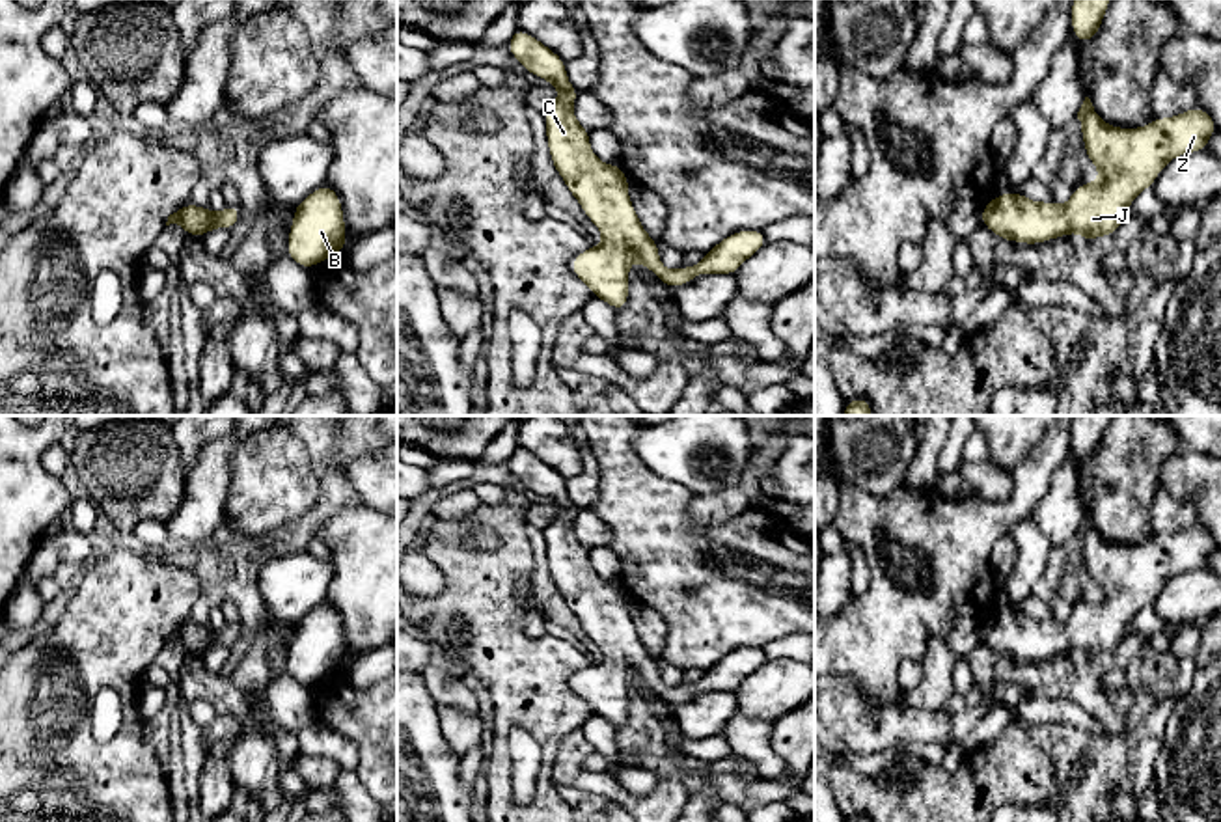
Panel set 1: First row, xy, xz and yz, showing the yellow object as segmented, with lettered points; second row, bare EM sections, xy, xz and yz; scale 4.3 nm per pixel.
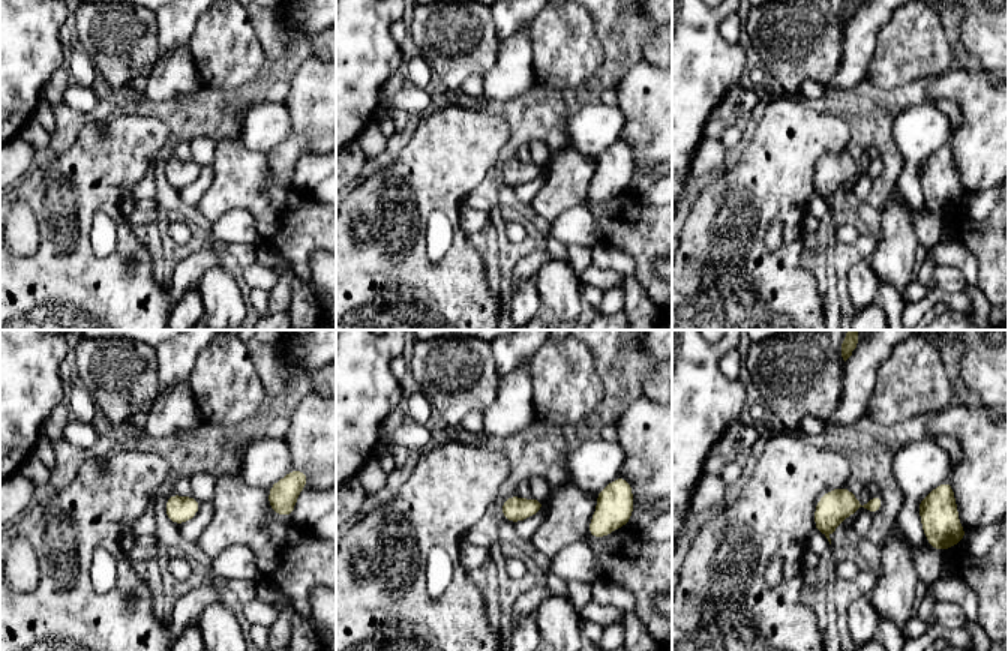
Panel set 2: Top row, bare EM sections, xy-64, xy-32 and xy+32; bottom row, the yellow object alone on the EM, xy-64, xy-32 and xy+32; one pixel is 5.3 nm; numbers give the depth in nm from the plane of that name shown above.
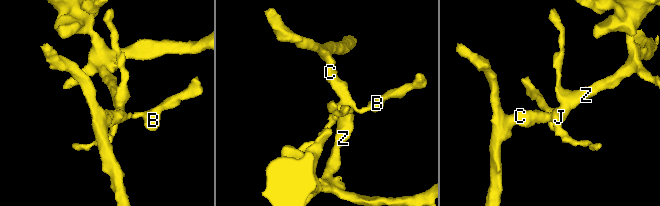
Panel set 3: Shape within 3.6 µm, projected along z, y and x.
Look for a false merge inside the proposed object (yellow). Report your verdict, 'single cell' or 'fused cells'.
single cell

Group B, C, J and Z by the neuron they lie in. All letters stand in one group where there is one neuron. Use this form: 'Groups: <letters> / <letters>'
Groups: B C J Z

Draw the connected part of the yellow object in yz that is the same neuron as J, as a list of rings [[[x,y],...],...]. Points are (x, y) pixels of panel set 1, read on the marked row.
[[[1085,97],[1077,119],[1089,160],[1100,170],[1102,177],[1074,188],[1070,201],[1061,207],[1053,201],[1031,201],[1020,192],[995,196],[982,207],[981,224],[1001,240],[1022,244],[1042,244],[1050,239],[1068,237],[1077,231],[1085,242],[1102,235],[1115,235],[1126,218],[1130,203],[1150,188],[1167,162],[1173,158],[1206,151],[1208,140],[1217,130],[1214,117],[1200,106],[1189,108],[1173,117],[1156,117],[1146,127],[1120,129],[1102,121],[1089,97]]]

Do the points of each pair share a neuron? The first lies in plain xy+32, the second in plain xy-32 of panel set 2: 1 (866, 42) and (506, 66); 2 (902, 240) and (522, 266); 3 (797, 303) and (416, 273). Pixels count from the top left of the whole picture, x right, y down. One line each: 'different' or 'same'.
1: same
2: different
3: same

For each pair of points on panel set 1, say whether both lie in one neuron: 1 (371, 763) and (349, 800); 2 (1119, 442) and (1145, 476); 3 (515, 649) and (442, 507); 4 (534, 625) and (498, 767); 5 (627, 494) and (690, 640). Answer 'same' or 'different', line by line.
1: different
2: same
3: different
4: different
5: same

